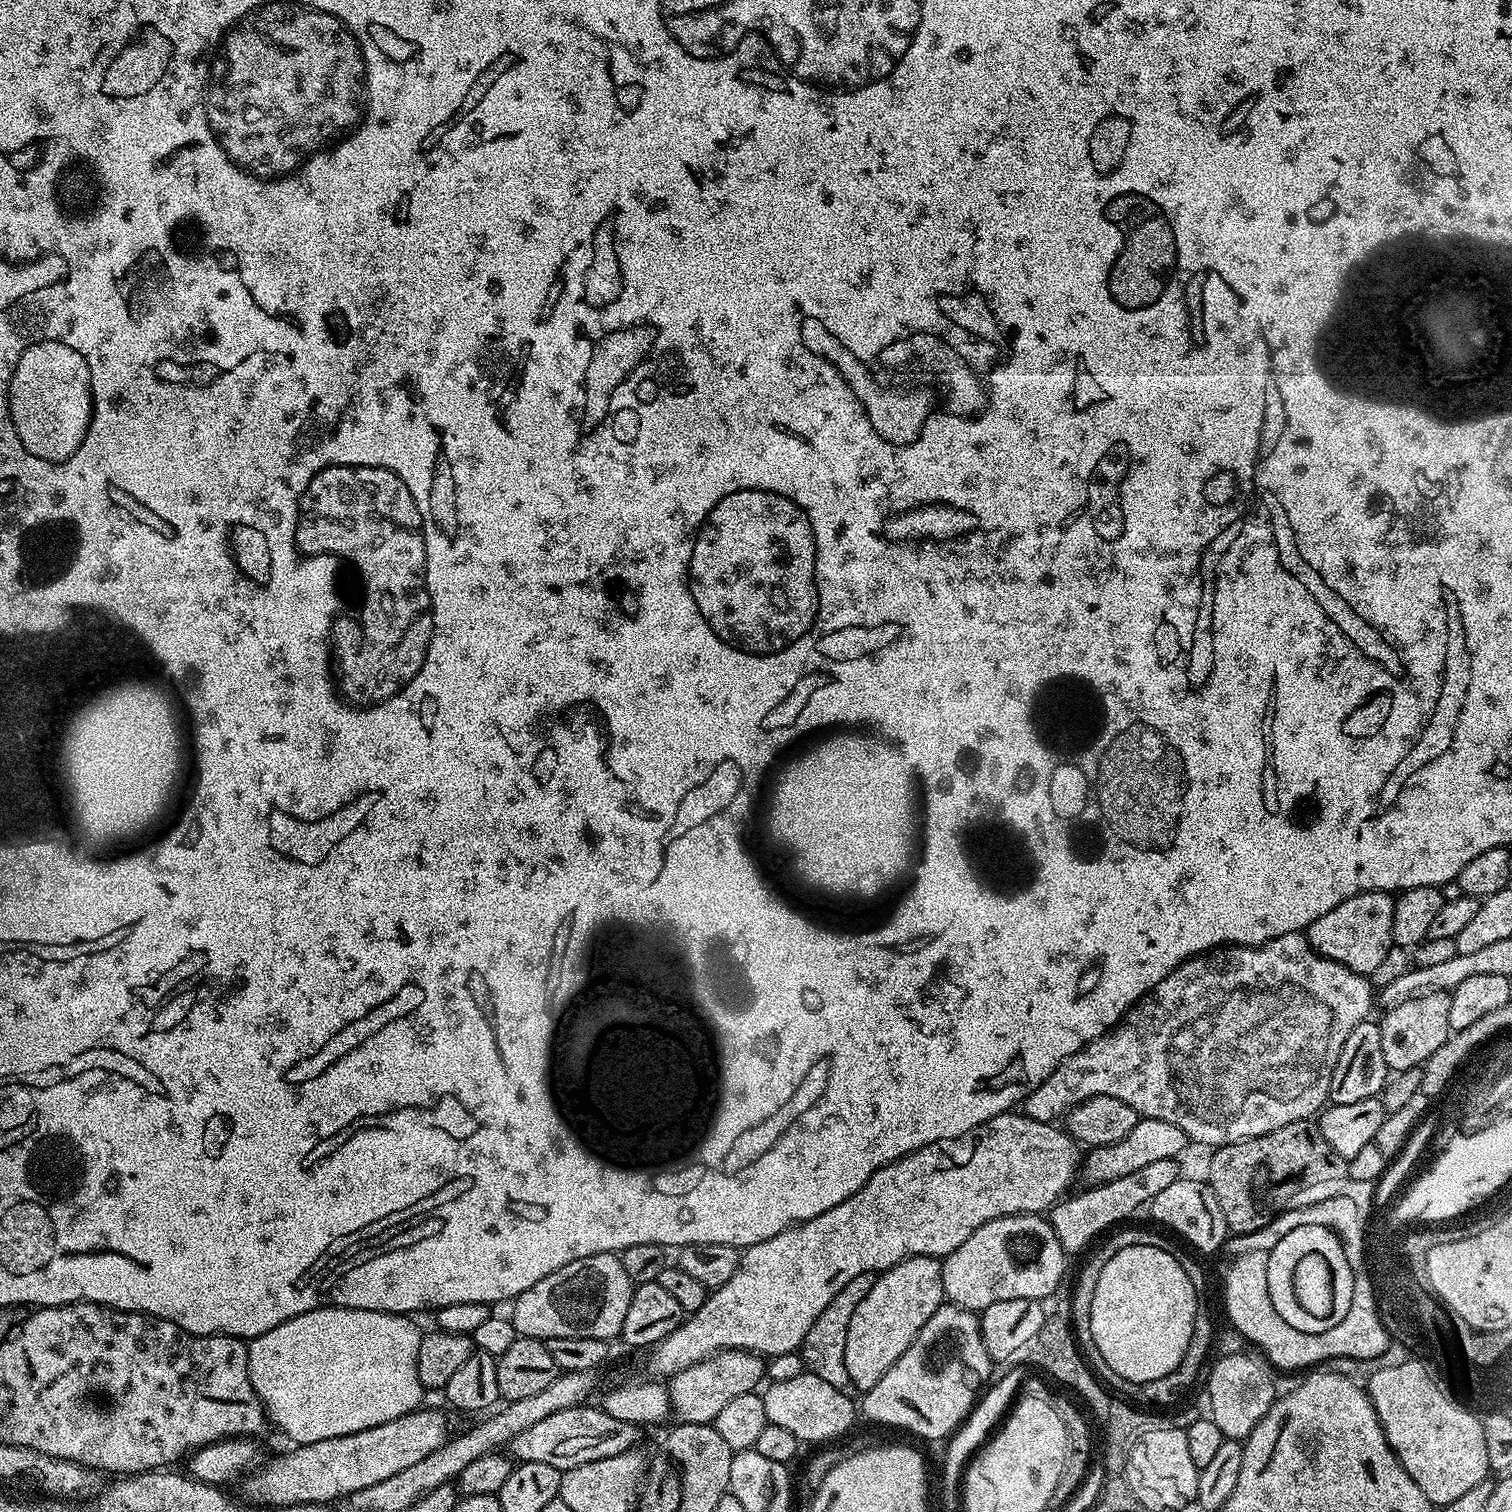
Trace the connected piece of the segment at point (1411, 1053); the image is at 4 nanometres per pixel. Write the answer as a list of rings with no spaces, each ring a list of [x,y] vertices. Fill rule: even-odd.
[[[1423,992],[1398,1006],[1387,1009],[1384,1017],[1379,1017],[1382,1034],[1382,1055],[1386,1057],[1386,1066],[1393,1073],[1419,1069],[1446,1042],[1450,1035],[1449,1011],[1451,998],[1448,992]]]

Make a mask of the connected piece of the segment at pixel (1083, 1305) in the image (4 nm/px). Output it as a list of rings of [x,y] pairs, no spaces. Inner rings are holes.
[[[1109,1235],[1107,1239],[1105,1239],[1105,1244],[1102,1245],[1101,1248],[1098,1249],[1097,1252],[1094,1253],[1093,1256],[1085,1262],[1084,1269],[1082,1269],[1081,1272],[1077,1274],[1076,1289],[1074,1289],[1072,1292],[1072,1316],[1070,1315],[1070,1327],[1076,1337],[1076,1343],[1081,1353],[1083,1353],[1083,1355],[1086,1357],[1087,1363],[1090,1365],[1093,1373],[1095,1373],[1095,1375],[1099,1377],[1099,1379],[1103,1381],[1105,1385],[1111,1386],[1113,1389],[1124,1387],[1125,1394],[1123,1393],[1123,1395],[1125,1397],[1132,1398],[1130,1396],[1137,1396],[1137,1398],[1141,1400],[1139,1403],[1144,1406],[1150,1406],[1146,1404],[1152,1403],[1172,1404],[1175,1402],[1175,1400],[1180,1400],[1183,1398],[1184,1391],[1186,1391],[1187,1388],[1195,1382],[1196,1375],[1198,1375],[1200,1372],[1200,1367],[1202,1367],[1201,1372],[1205,1367],[1204,1359],[1206,1359],[1208,1356],[1208,1350],[1210,1354],[1210,1349],[1213,1347],[1214,1320],[1200,1320],[1200,1324],[1194,1324],[1192,1337],[1186,1346],[1186,1354],[1182,1358],[1180,1365],[1175,1370],[1173,1370],[1170,1376],[1163,1376],[1154,1382],[1146,1382],[1145,1384],[1129,1384],[1126,1383],[1126,1381],[1124,1381],[1124,1379],[1122,1379],[1118,1374],[1114,1374],[1114,1370],[1110,1370],[1110,1366],[1106,1366],[1106,1360],[1100,1360],[1100,1356],[1096,1356],[1096,1351],[1098,1348],[1092,1348],[1092,1340],[1088,1340],[1088,1327],[1090,1326],[1090,1305],[1088,1304],[1088,1300],[1092,1300],[1092,1284],[1098,1284],[1098,1281],[1096,1280],[1096,1272],[1100,1272],[1100,1264],[1104,1264],[1104,1260],[1108,1260],[1108,1256],[1112,1256],[1112,1252],[1116,1252],[1116,1244],[1120,1244],[1120,1240],[1115,1240],[1112,1235]]]

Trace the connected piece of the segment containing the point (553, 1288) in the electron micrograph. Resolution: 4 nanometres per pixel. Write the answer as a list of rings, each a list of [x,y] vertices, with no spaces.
[[[615,1252],[590,1254],[590,1258],[578,1258],[562,1270],[554,1270],[554,1274],[546,1274],[542,1282],[534,1282],[530,1290],[526,1290],[511,1301],[510,1319],[517,1333],[535,1340],[547,1342],[550,1339],[600,1339],[615,1341],[622,1330],[622,1322],[626,1319],[626,1310],[630,1307],[630,1298],[634,1285],[630,1274],[626,1274],[619,1255]]]

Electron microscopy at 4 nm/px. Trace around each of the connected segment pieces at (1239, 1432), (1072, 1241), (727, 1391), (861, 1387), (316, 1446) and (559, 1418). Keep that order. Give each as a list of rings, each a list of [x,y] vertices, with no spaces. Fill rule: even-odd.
[[[1245,1350],[1220,1356],[1217,1364],[1208,1372],[1208,1404],[1212,1407],[1210,1419],[1222,1430],[1225,1438],[1243,1441],[1258,1426],[1258,1422],[1270,1410],[1278,1395],[1276,1384],[1272,1381],[1274,1369],[1263,1355]]]
[[[1161,1158],[1159,1162],[1150,1162],[1134,1170],[1134,1174],[1114,1178],[1105,1184],[1085,1187],[1085,1192],[1080,1192],[1077,1196],[1069,1195],[1053,1204],[1050,1209],[1050,1223],[1065,1253],[1082,1251],[1099,1232],[1107,1233],[1123,1225],[1123,1220],[1134,1215],[1143,1204],[1144,1207],[1151,1205],[1152,1200],[1158,1198],[1159,1192],[1166,1190],[1166,1186],[1171,1186],[1175,1180],[1181,1179],[1180,1163],[1179,1159]]]
[[[726,1350],[715,1352],[710,1358],[686,1370],[675,1372],[667,1381],[668,1402],[676,1420],[682,1424],[712,1424],[722,1409],[738,1394],[756,1392],[756,1383],[766,1376],[766,1364],[755,1352]]]
[[[911,1256],[879,1273],[866,1298],[854,1310],[846,1332],[845,1366],[851,1387],[860,1394],[871,1390],[882,1374],[906,1354],[918,1330],[926,1326],[930,1314],[945,1300],[942,1263],[937,1257]]]
[[[428,1407],[402,1414],[394,1422],[382,1422],[382,1426],[370,1426],[370,1430],[301,1444],[293,1447],[293,1452],[284,1452],[273,1460],[265,1459],[243,1477],[243,1499],[249,1504],[269,1504],[272,1510],[295,1504],[331,1505],[332,1500],[343,1501],[358,1490],[366,1490],[366,1486],[378,1486],[378,1482],[386,1482],[386,1478],[394,1478],[394,1474],[422,1462],[422,1458],[434,1454],[438,1446],[449,1440],[447,1418]]]
[[[588,1407],[558,1410],[550,1414],[550,1418],[542,1418],[542,1422],[522,1430],[511,1442],[511,1459],[522,1464],[546,1462],[546,1466],[563,1470],[582,1466],[582,1462],[598,1462],[598,1458],[614,1458],[614,1454],[633,1451],[639,1445],[636,1443],[640,1440],[641,1429],[637,1425],[612,1420],[603,1407]]]

